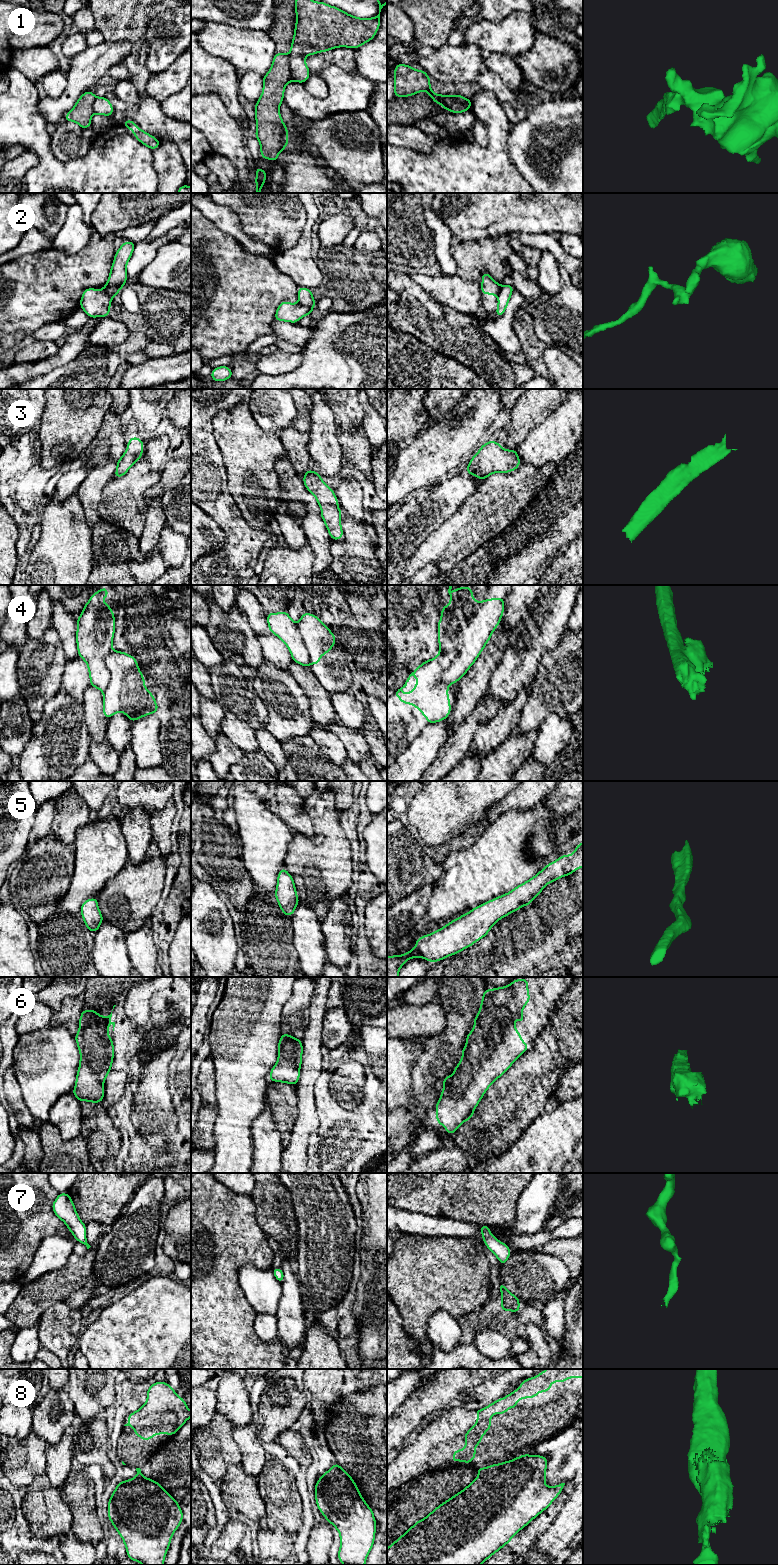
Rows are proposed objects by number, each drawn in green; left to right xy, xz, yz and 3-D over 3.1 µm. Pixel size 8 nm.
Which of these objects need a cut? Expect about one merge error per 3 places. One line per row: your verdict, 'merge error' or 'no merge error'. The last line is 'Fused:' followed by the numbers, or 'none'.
1: merge error
2: merge error
3: no merge error
4: merge error
5: no merge error
6: no merge error
7: no merge error
8: merge error
Fused: 1, 2, 4, 8

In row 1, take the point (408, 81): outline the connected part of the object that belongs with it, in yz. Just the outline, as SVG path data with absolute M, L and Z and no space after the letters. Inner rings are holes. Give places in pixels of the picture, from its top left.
M397 64L394 69L394 96L413 96L420 91L426 91L434 103L440 104L452 113L463 113L462 106L451 99L440 100L440 95L435 94L430 86L431 78L424 70L416 70L410 65Z

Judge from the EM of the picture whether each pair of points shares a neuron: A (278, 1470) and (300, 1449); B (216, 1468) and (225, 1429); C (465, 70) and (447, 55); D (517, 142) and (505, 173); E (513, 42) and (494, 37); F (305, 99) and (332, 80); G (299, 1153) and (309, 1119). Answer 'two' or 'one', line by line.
A: two
B: one
C: one
D: two
E: one
F: one
G: one

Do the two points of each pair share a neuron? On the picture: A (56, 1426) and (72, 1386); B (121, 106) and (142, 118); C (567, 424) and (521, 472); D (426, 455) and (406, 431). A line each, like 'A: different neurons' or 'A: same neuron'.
A: different neurons
B: same neuron
C: different neurons
D: different neurons

